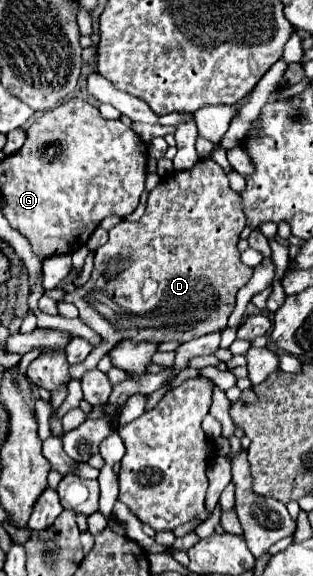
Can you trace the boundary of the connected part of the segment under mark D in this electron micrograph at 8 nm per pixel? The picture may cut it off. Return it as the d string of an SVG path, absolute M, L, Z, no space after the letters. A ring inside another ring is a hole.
M200 159L192 169L186 169L186 171L172 171L170 175L166 175L166 177L158 183L158 187L156 187L154 191L150 191L148 201L146 201L146 211L144 211L144 215L142 215L136 223L124 223L124 221L122 221L122 223L118 223L116 227L112 227L112 229L110 229L110 239L108 239L108 243L104 243L102 247L98 247L98 249L94 251L94 271L92 271L88 283L84 283L82 287L78 287L76 291L72 291L72 293L68 293L68 295L64 297L64 301L74 303L74 305L78 307L82 323L86 323L90 329L94 329L94 331L104 339L104 343L102 343L100 347L96 347L82 363L70 367L70 379L80 379L80 377L86 373L86 369L94 369L94 367L98 365L98 361L102 359L102 351L110 351L120 339L132 339L134 343L136 343L136 341L138 341L138 343L140 343L140 341L150 341L150 343L178 341L178 343L186 343L186 341L192 341L192 339L196 339L196 337L202 337L202 335L206 335L206 333L214 333L214 331L224 329L224 327L226 327L226 321L228 321L228 317L230 317L230 313L232 313L232 309L234 309L236 291L238 291L240 287L244 287L244 285L250 281L250 277L252 277L252 269L240 261L240 251L236 249L236 243L238 243L238 239L240 239L240 231L242 231L244 227L246 227L246 219L244 219L244 211L242 211L242 207L240 207L240 197L238 197L236 191L230 189L228 177L226 177L224 169L222 169L216 161L212 161L212 159L204 159L204 161L202 161L202 159Z

